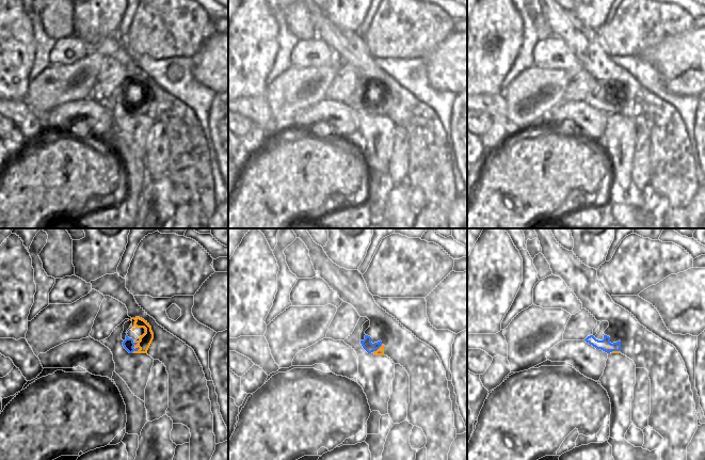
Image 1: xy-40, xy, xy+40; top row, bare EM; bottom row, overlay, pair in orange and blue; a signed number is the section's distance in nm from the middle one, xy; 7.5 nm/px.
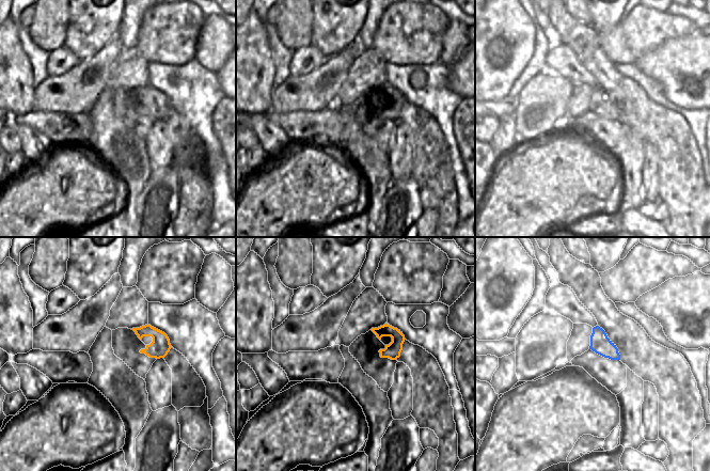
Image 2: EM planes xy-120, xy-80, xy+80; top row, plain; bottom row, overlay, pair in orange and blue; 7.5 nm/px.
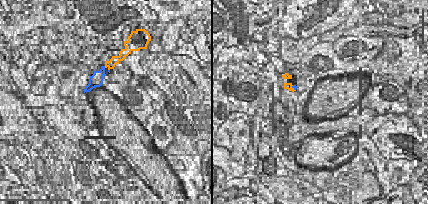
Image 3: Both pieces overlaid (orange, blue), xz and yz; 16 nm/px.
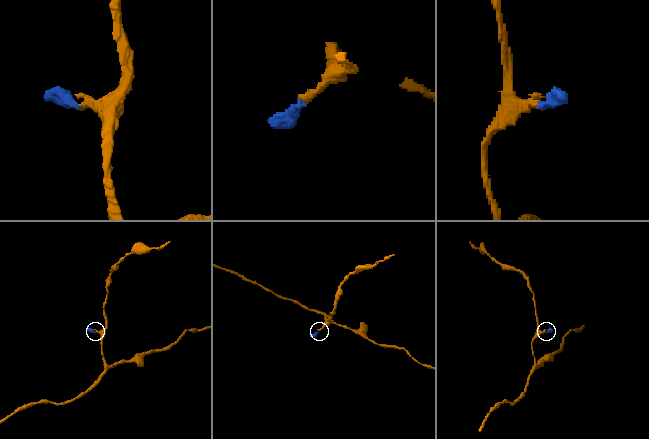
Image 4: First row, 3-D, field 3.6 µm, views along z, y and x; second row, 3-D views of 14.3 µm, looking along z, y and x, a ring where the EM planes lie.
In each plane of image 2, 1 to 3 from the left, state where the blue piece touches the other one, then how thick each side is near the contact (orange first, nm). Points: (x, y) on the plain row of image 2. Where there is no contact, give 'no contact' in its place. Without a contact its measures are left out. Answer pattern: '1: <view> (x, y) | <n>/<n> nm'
1: no contact
2: no contact
3: no contact

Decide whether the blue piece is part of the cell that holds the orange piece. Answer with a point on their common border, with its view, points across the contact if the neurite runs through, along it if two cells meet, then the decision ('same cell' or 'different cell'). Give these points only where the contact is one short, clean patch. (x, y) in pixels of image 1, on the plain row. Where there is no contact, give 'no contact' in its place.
contact xy-40 (134, 107); way xy-40 (145, 101), (140, 107), (134, 107), (128, 105); same cell

